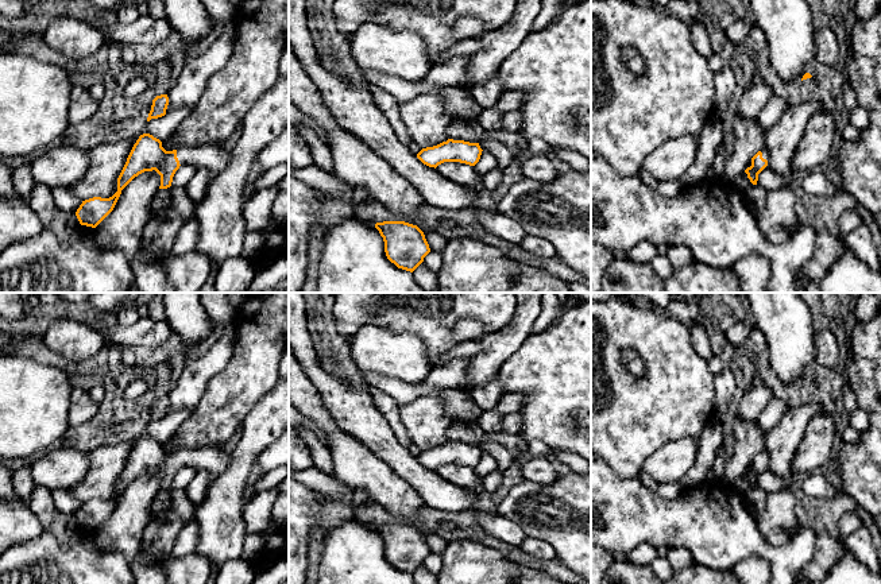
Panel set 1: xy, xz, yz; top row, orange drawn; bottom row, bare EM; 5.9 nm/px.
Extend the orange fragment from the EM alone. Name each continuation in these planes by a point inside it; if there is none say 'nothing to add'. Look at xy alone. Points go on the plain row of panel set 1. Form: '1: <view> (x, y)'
1: xy (216, 461)

